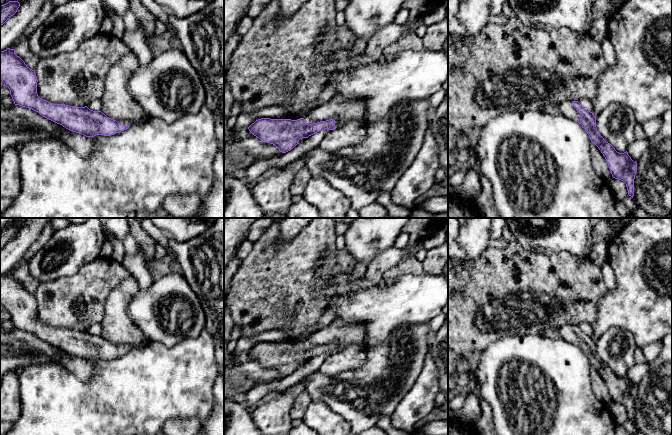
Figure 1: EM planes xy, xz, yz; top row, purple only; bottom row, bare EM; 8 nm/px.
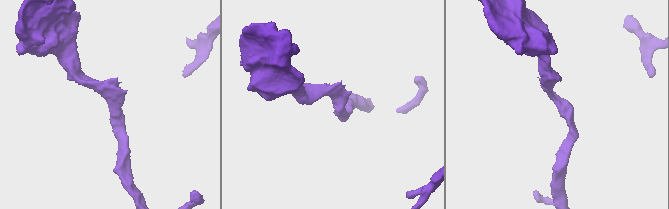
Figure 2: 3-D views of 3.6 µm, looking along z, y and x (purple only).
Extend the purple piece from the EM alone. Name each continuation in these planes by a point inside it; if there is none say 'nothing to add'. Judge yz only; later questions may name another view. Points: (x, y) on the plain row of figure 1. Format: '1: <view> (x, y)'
1: yz (566, 332)

